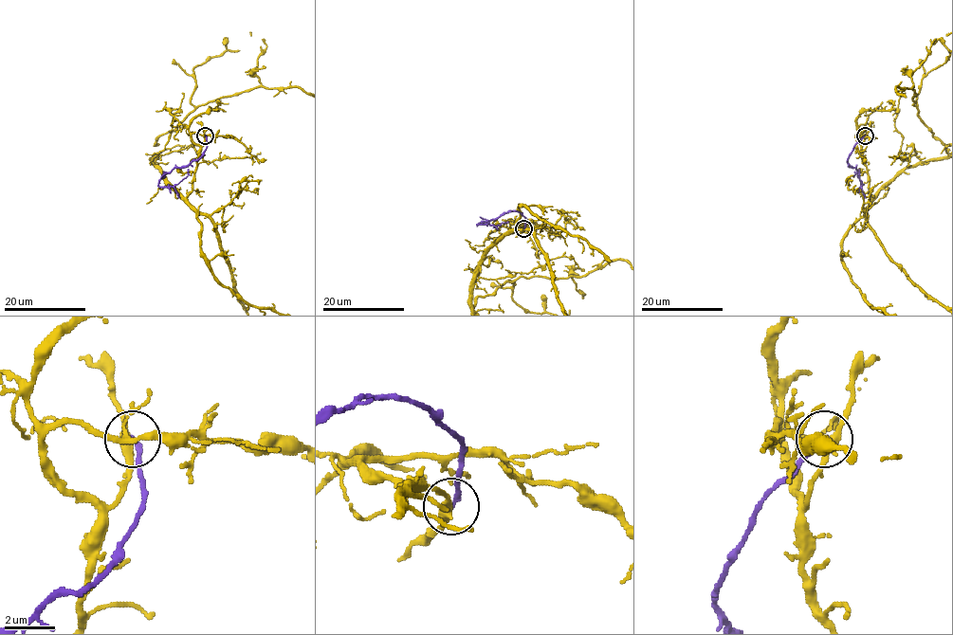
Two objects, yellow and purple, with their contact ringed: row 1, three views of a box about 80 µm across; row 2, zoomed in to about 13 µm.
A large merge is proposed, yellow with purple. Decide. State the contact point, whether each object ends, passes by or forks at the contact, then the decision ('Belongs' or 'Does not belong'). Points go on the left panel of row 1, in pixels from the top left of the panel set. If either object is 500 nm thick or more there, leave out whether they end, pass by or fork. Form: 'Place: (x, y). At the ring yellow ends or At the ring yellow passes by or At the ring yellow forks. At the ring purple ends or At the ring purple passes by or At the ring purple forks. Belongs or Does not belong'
Place: (205, 136). At the ring yellow passes by. At the ring purple ends. Does not belong

